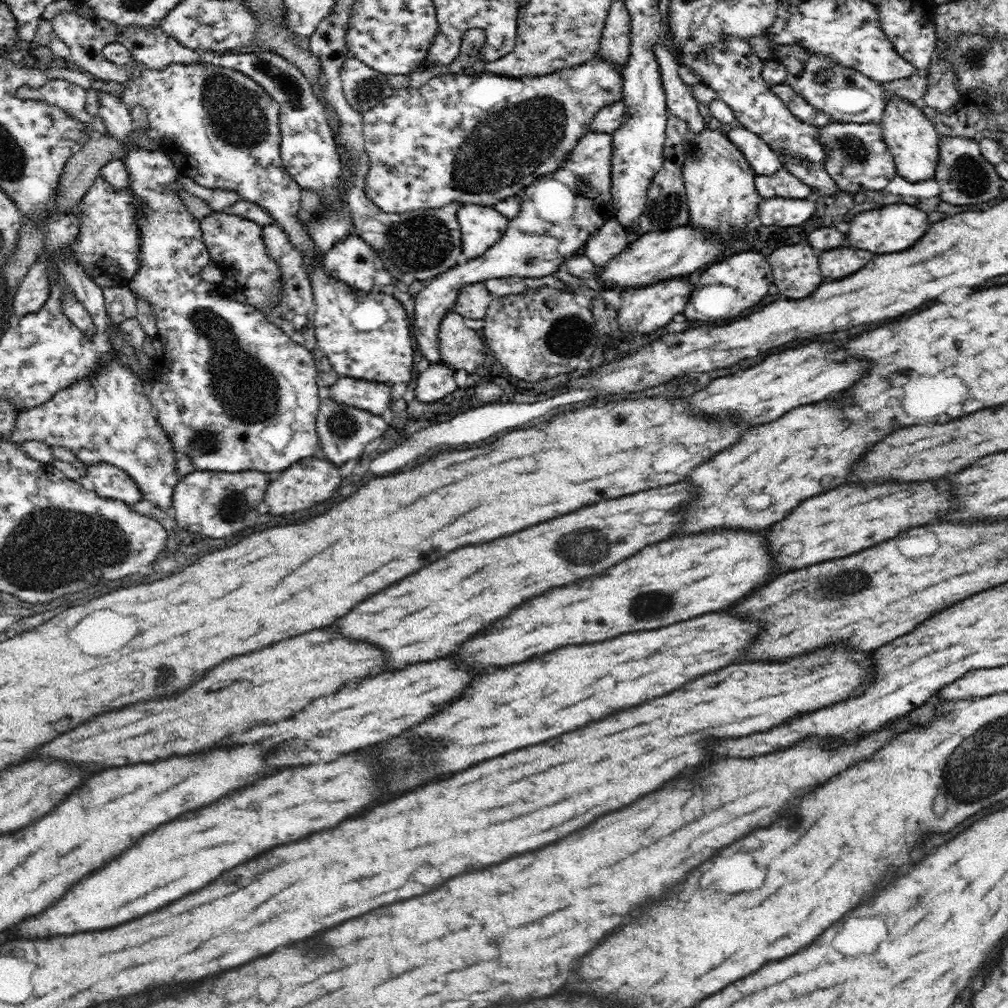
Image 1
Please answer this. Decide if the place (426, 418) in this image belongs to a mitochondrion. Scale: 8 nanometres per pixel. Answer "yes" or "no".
no

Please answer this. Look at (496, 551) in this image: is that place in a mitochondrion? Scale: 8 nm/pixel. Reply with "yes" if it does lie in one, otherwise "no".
no

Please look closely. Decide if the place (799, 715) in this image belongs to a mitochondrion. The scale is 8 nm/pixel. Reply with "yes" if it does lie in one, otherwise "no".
no

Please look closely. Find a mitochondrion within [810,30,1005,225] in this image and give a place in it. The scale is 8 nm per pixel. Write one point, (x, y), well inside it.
(967, 176)

